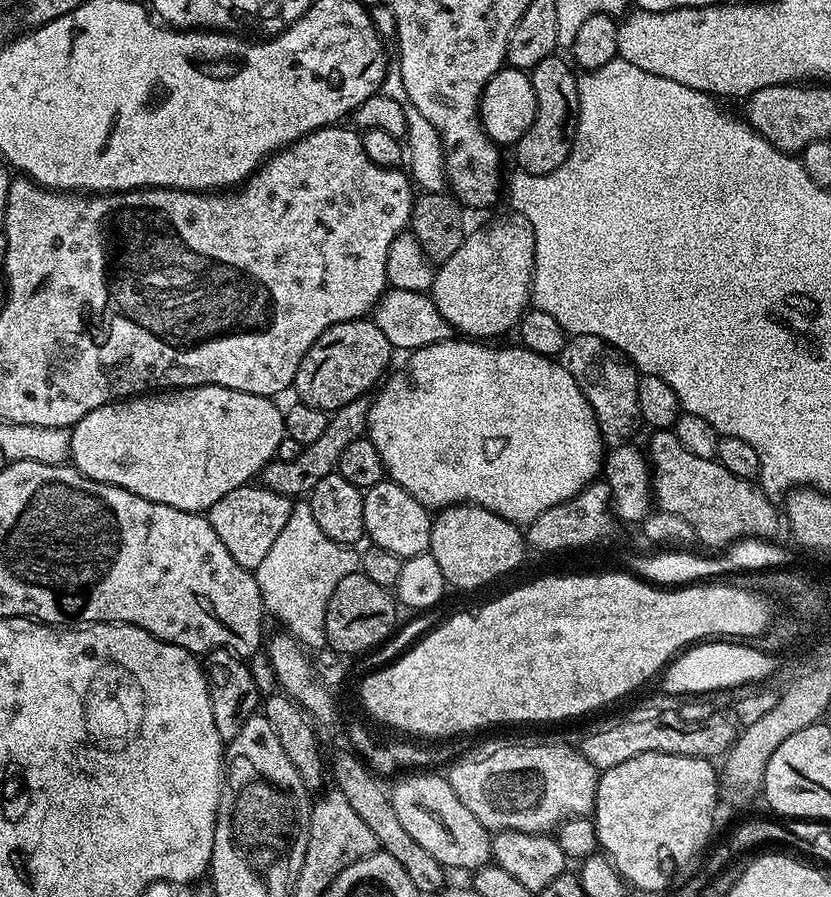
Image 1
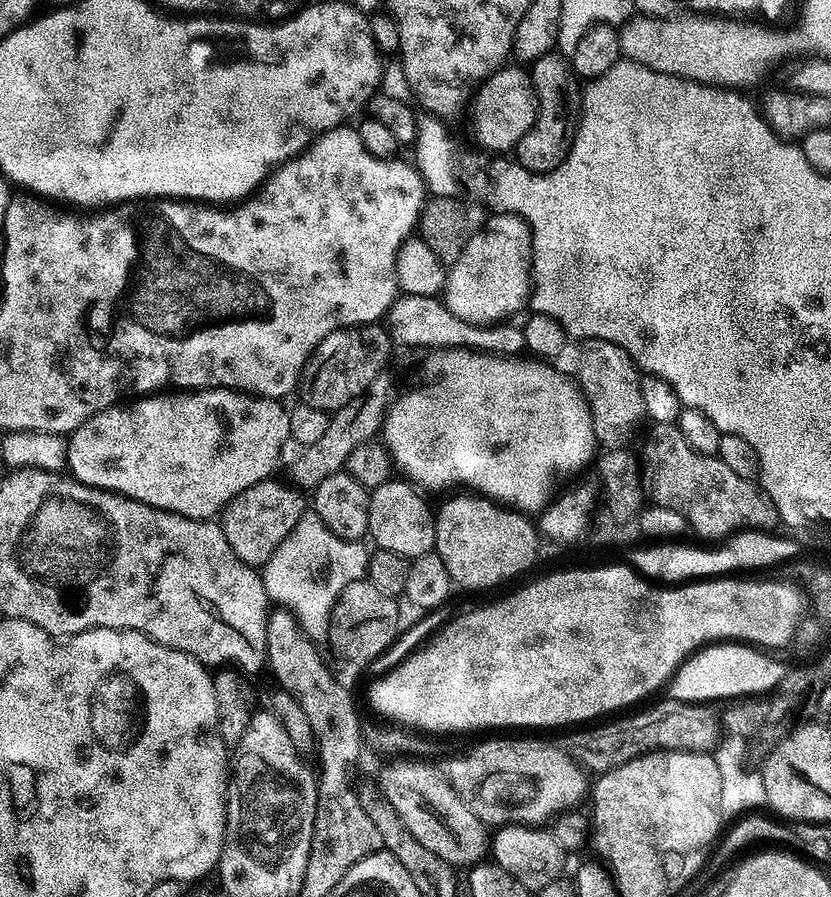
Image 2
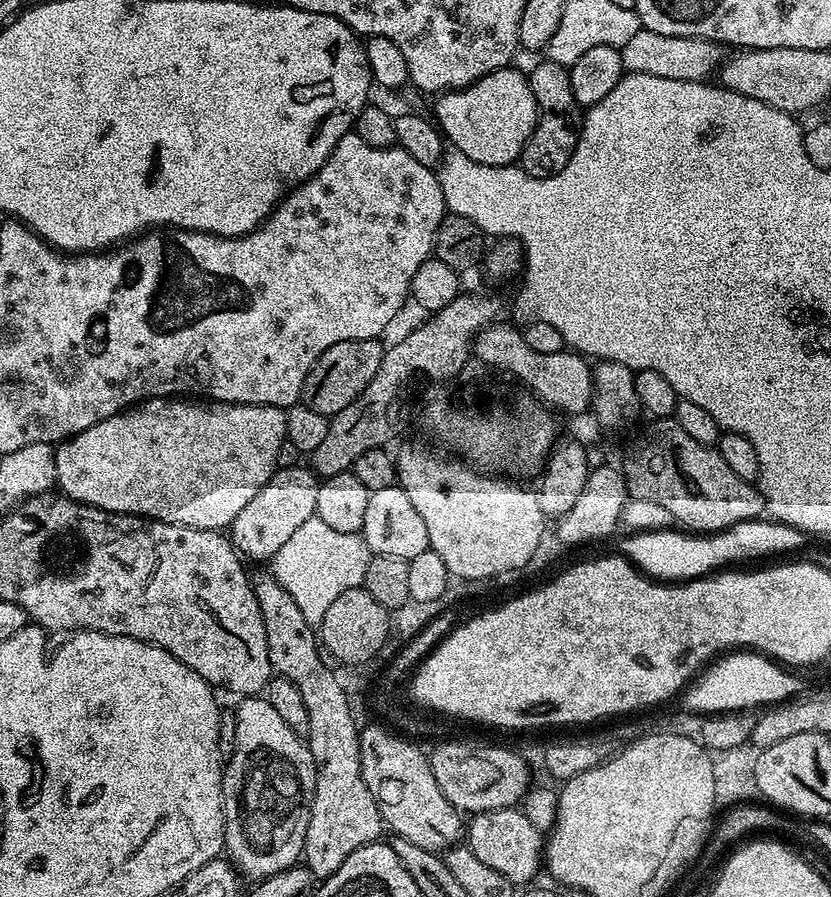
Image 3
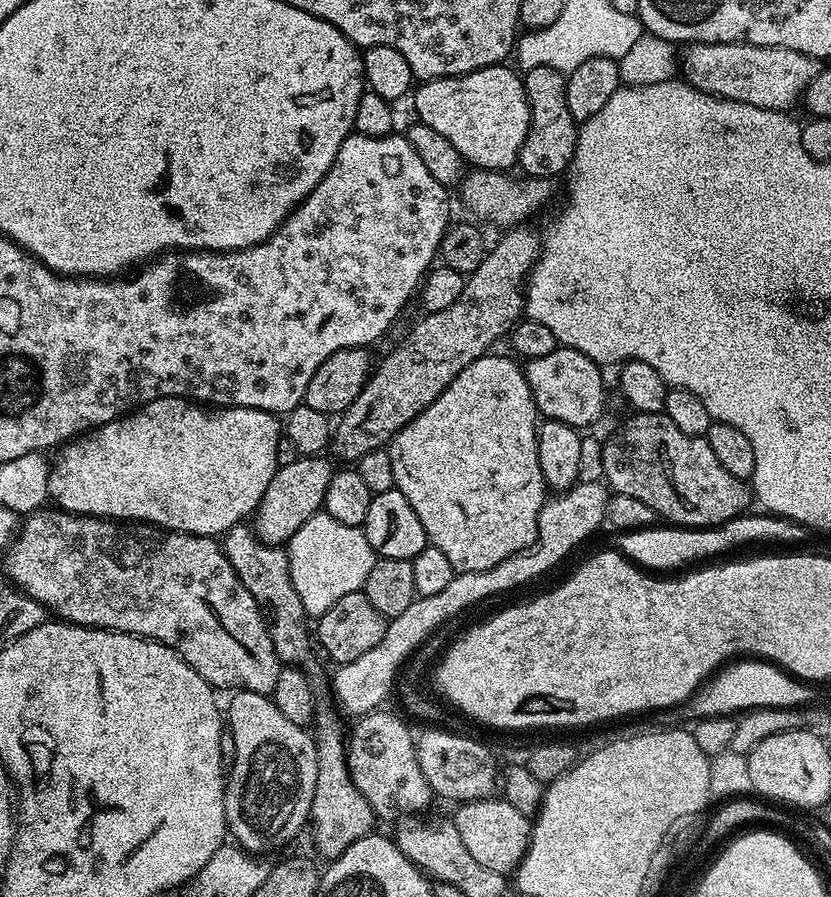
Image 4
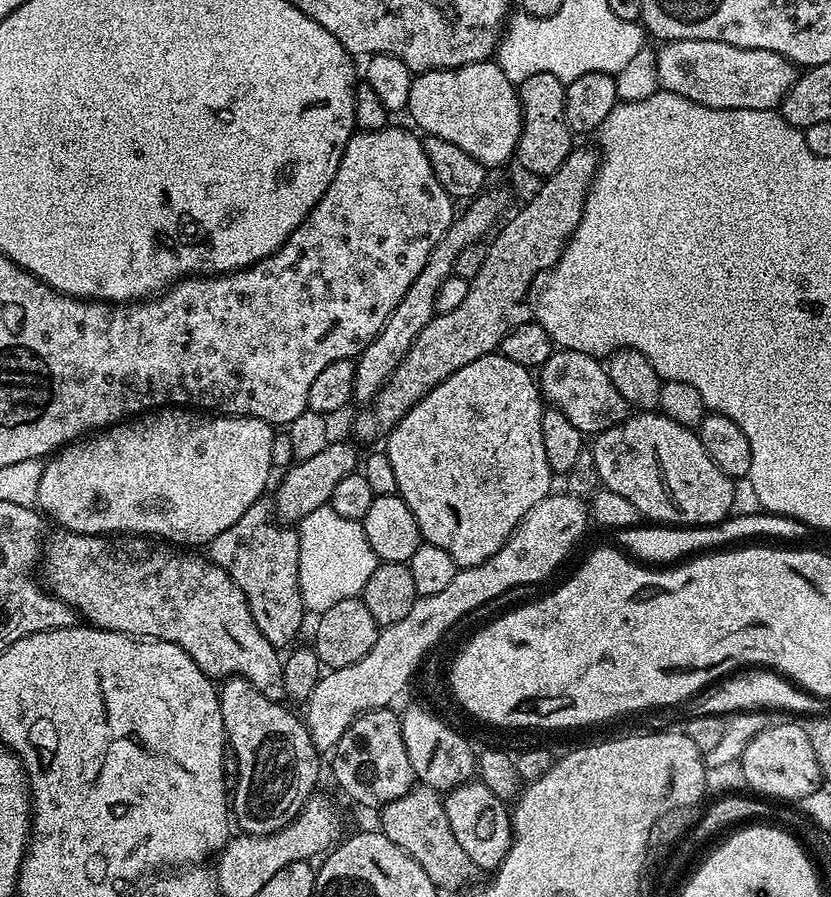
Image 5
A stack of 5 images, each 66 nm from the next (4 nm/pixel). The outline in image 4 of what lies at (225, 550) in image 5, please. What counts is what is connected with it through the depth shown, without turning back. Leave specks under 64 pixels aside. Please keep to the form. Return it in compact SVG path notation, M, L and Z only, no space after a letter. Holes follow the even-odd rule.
M241 522L224 533L222 547L226 558L230 566L234 566L242 586L246 586L254 602L258 602L281 665L307 665L307 660L312 656L314 640L310 635L310 617L306 614L302 598L298 598L298 590L294 590L294 582L290 578L288 553L283 547L265 544L256 537L255 531L246 525L247 523Z

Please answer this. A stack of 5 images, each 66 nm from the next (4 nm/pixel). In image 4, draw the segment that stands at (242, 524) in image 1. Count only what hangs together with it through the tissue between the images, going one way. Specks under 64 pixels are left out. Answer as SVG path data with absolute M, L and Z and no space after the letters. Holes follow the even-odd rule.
M327 455L300 456L290 466L277 467L274 478L270 478L270 486L266 486L266 494L262 494L262 502L254 513L254 531L259 540L265 544L277 546L287 545L296 531L324 507L326 486L330 486L330 478L334 464Z

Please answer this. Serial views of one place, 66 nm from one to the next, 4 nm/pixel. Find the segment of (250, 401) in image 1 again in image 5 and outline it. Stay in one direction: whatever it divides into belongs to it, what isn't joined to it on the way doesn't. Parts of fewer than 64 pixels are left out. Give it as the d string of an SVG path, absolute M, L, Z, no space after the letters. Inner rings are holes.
M165 406L149 410L135 418L113 424L87 438L81 438L64 445L45 463L42 482L38 484L36 504L45 517L57 520L61 529L69 532L81 532L87 536L105 534L139 534L149 538L159 538L173 546L196 546L211 542L222 530L234 526L254 502L265 495L264 487L268 484L268 475L274 472L271 462L271 442L274 435L273 425L249 416L225 416L223 414L201 414L184 406Z

